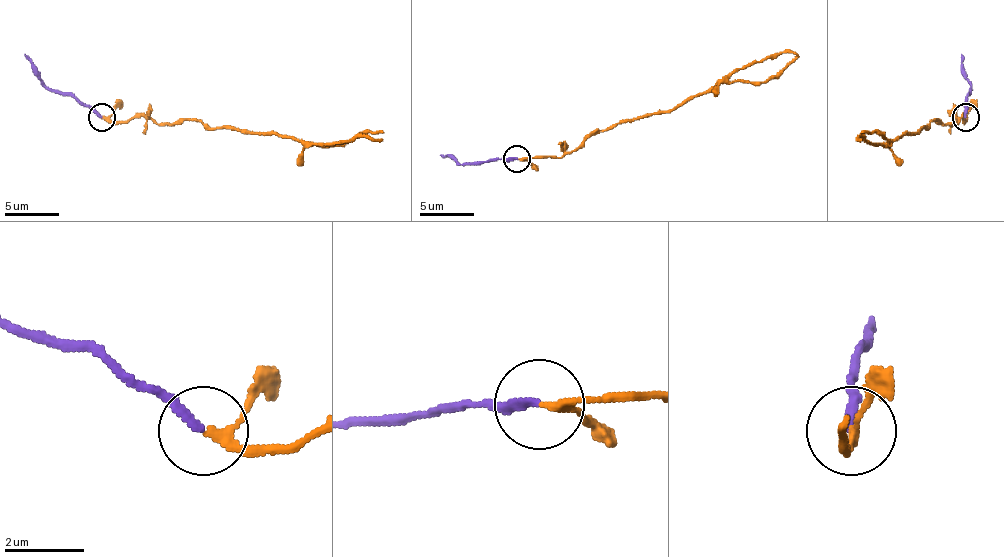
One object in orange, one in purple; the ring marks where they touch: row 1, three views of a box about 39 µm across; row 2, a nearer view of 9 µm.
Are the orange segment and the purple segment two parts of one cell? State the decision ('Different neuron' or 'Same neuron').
Different neuron

